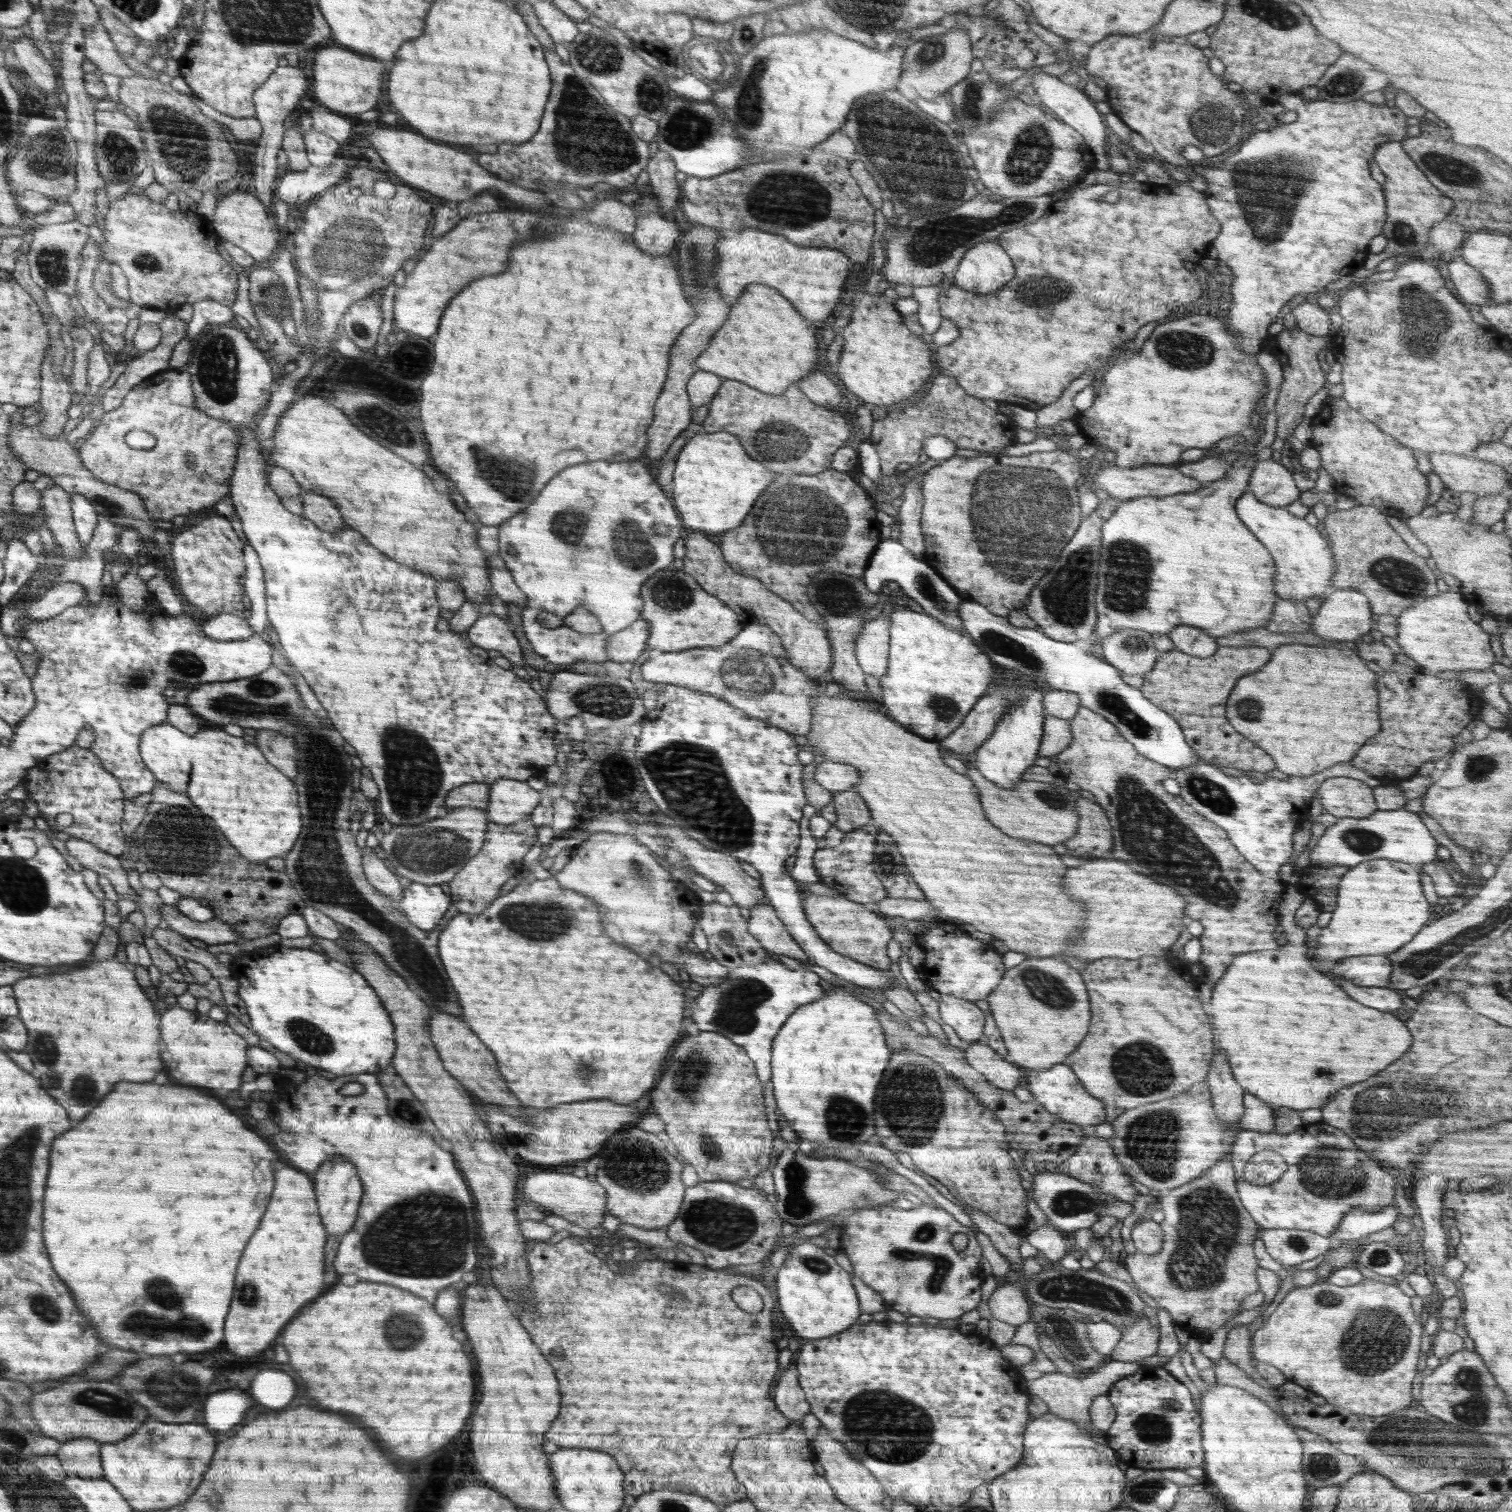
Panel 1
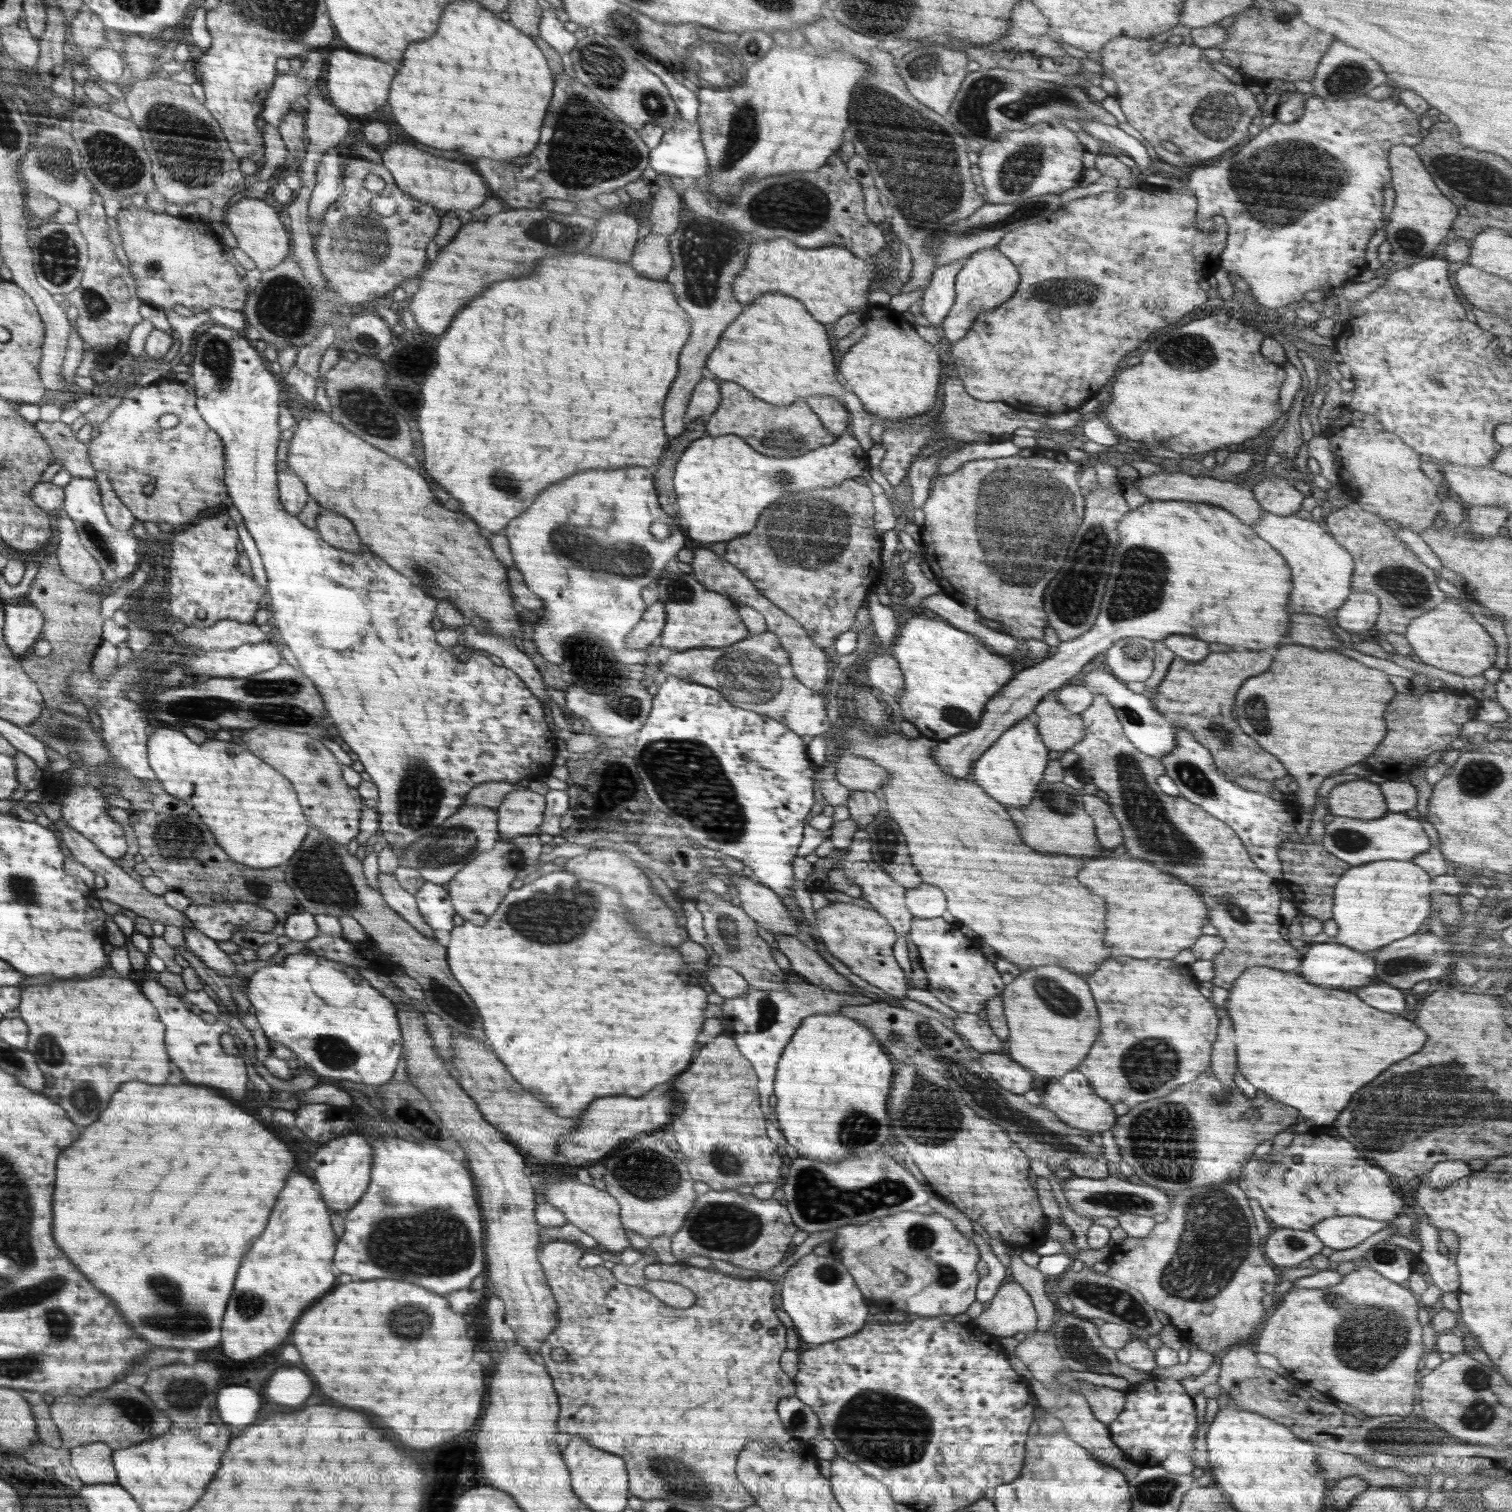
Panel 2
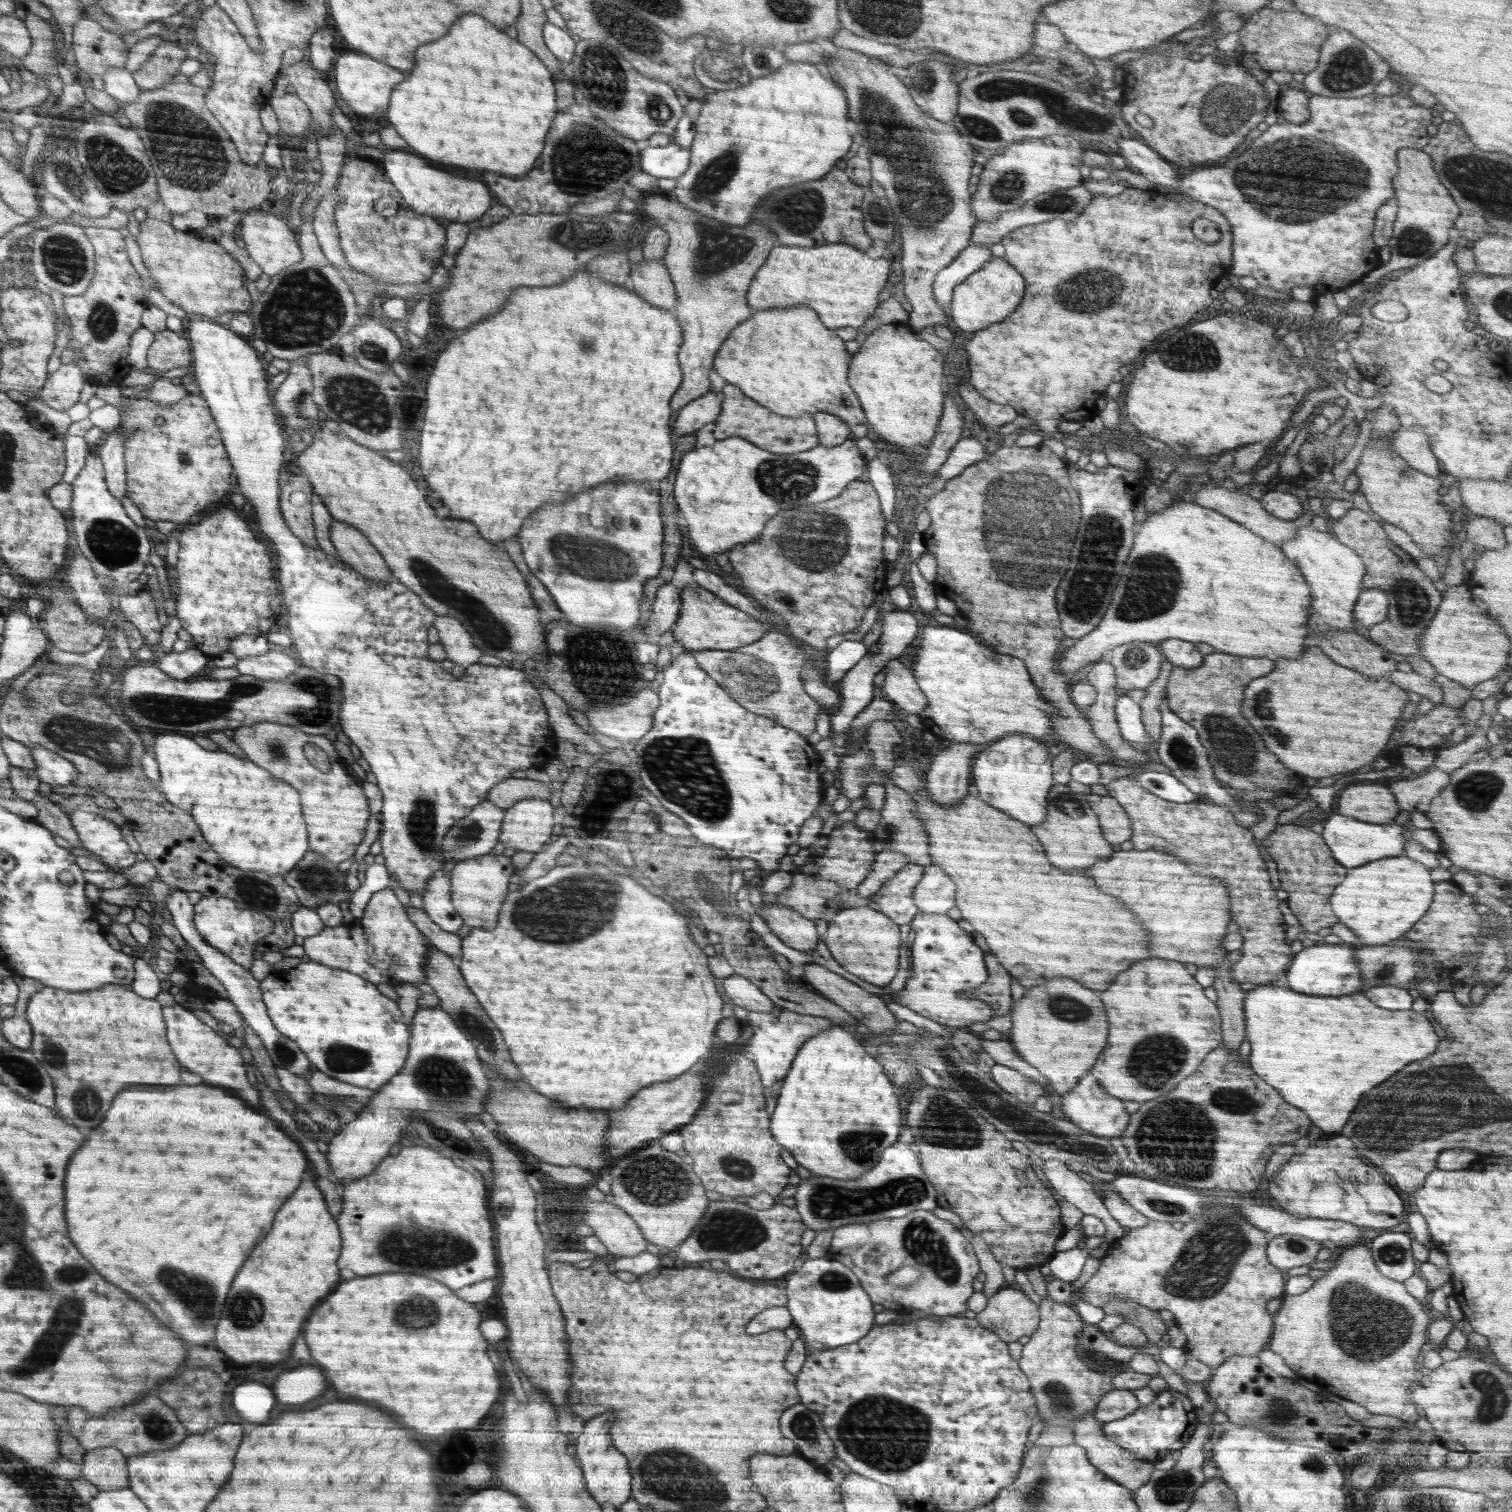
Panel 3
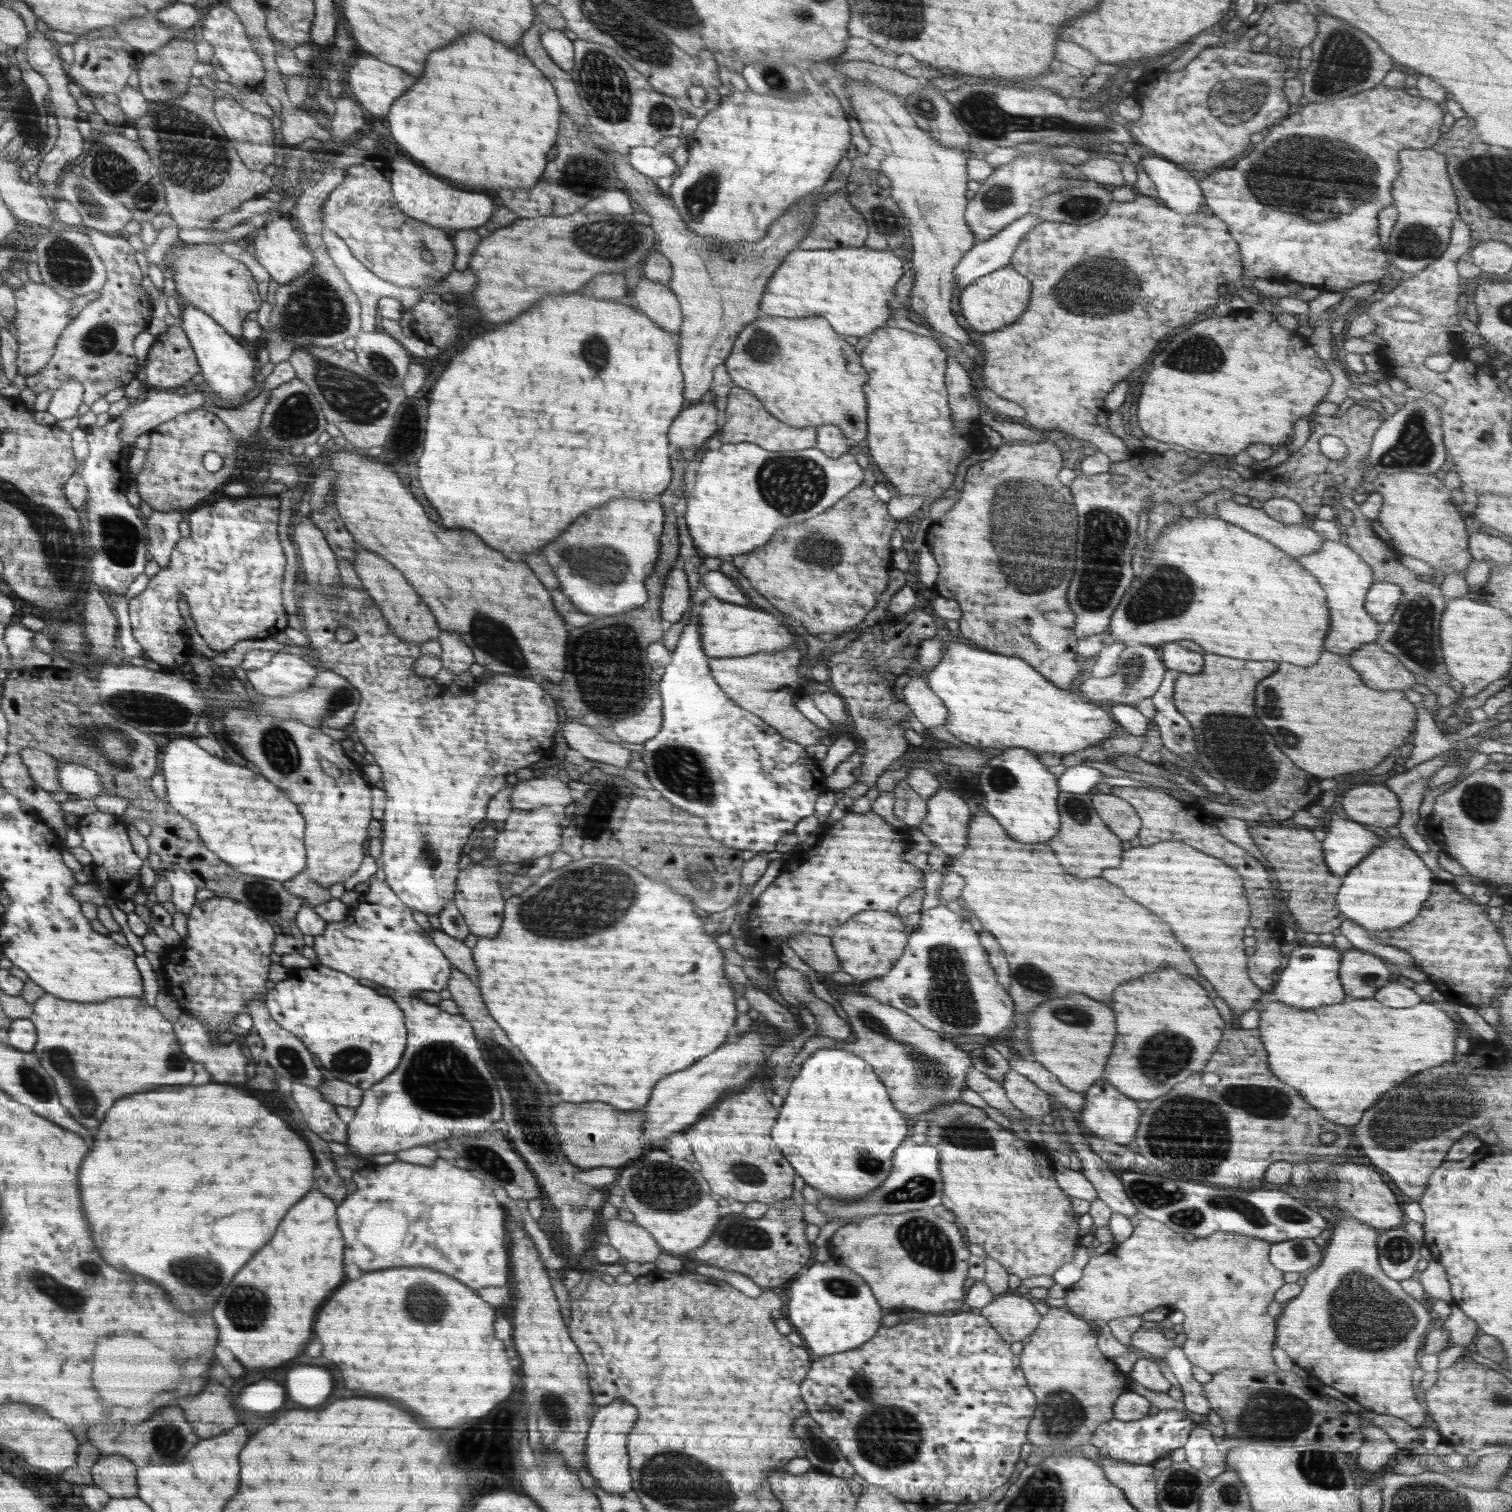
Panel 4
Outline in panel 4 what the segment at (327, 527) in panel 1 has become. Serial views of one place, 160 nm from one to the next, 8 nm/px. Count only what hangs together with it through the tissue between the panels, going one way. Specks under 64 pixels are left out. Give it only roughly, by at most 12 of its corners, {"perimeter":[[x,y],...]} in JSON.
{"perimeter":[[357,543],[355,572],[399,637],[439,640],[438,622],[382,555]]}

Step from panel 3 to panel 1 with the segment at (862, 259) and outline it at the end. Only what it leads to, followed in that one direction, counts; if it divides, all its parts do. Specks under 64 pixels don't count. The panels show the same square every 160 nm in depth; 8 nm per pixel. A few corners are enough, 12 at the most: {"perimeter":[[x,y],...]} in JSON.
{"perimeter":[[745,228],[722,232],[713,277],[734,304],[771,287],[810,320],[838,308],[853,264]]}

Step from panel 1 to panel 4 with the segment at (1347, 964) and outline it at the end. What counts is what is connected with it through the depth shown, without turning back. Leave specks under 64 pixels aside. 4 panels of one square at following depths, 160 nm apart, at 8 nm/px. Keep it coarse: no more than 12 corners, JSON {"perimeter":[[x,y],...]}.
{"perimeter":[[1299,946],[1270,996],[1296,1008],[1342,1002],[1342,950]]}

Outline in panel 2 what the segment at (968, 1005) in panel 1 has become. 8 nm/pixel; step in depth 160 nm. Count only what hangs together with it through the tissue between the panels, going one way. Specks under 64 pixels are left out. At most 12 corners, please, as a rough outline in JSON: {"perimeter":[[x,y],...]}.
{"perimeter":[[957,1012],[955,1031],[978,1054],[1006,1053],[977,1014]]}

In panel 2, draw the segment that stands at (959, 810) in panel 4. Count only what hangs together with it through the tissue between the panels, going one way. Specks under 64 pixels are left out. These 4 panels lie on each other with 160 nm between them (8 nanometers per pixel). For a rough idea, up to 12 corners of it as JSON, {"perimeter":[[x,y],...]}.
{"perimeter":[[1148,501],[1092,628],[937,743],[964,779],[1123,638],[1246,650],[1288,634],[1288,563],[1210,503]]}

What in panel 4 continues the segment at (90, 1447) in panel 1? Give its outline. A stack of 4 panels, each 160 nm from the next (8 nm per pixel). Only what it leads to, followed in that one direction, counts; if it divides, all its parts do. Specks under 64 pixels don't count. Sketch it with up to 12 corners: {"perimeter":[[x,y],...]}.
{"perimeter":[[118,1454],[91,1466],[93,1484],[111,1498],[139,1492],[138,1467]]}

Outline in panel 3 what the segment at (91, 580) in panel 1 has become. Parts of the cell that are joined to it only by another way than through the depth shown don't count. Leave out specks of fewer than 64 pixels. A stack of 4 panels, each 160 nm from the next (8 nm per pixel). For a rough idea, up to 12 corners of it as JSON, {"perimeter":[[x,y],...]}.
{"perimeter":[[118,428],[98,447],[109,493],[126,503],[125,446]]}

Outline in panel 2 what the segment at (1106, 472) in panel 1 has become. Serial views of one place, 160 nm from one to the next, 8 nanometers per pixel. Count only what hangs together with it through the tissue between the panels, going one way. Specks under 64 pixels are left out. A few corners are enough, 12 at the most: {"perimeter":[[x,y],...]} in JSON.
{"perimeter":[[1204,475],[1136,478],[1150,501],[1219,506],[1244,524],[1263,508],[1248,487]]}

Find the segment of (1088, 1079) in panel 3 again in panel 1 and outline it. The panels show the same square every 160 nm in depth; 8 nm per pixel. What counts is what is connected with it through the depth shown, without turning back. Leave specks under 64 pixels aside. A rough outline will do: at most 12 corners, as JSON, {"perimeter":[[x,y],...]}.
{"perimeter":[[1064,1063],[1027,1070],[1035,1101],[1077,1125],[1106,1121],[1104,1106]]}

